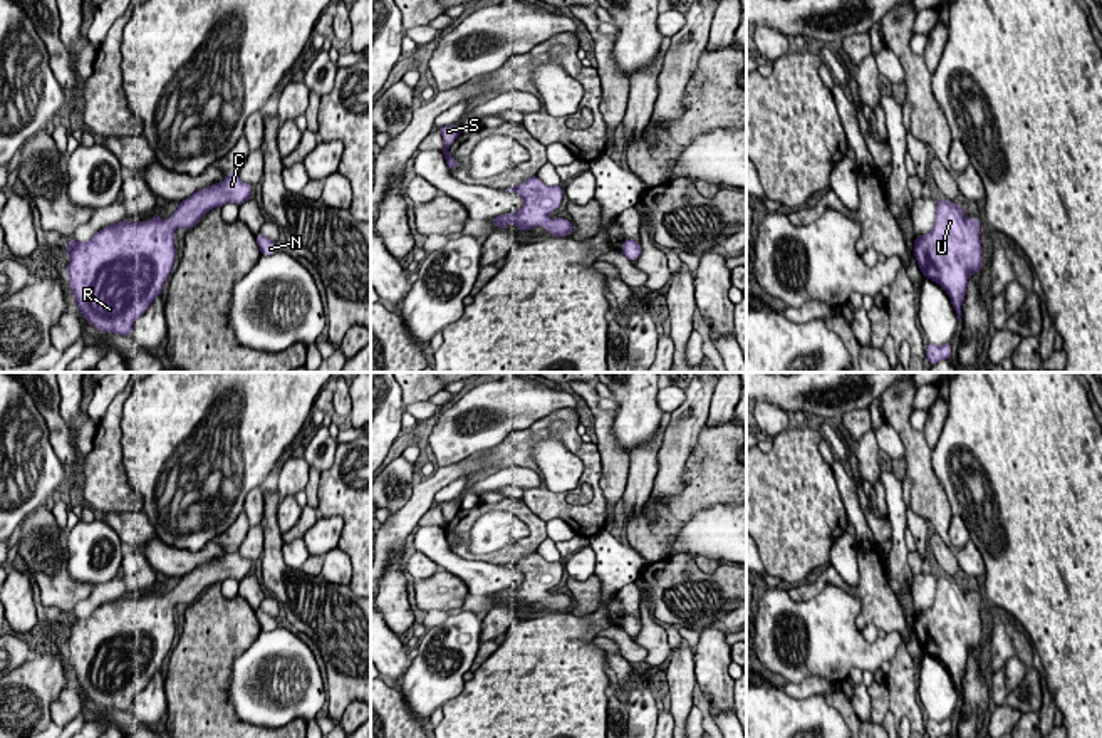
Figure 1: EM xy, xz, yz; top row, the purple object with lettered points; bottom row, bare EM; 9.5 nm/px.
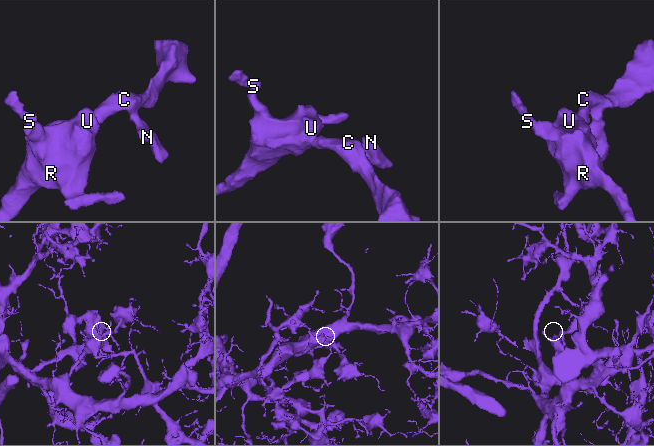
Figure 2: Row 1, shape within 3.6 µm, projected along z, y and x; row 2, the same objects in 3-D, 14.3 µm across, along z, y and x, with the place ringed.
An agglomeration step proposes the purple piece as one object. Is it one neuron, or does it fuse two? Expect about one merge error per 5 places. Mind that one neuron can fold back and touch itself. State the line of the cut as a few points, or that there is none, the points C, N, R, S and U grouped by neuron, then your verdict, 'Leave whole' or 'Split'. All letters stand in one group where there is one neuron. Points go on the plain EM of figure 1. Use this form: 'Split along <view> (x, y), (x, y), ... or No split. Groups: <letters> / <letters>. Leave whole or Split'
No split. Groups: C N R S U. Leave whole

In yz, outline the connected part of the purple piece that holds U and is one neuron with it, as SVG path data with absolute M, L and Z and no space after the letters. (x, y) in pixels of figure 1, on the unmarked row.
M936 577L936 597L929 609L914 614L914 632L923 652L939 659L951 674L961 701L968 654L981 647L980 594L968 595L959 580Z

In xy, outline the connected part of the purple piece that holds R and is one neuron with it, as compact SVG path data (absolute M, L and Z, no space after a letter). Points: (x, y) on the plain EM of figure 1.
M226 548L225 555L193 569L183 575L169 595L156 589L151 595L131 599L129 595L106 602L89 617L69 616L69 661L82 693L102 708L131 711L134 696L141 693L151 678L161 671L176 634L174 605L190 605L210 585L230 577L243 580L253 562L243 559L237 548Z

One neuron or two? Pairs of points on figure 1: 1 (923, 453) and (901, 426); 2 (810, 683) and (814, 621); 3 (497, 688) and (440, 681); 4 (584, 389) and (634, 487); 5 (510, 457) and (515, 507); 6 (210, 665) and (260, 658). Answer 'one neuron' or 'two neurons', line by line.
1: one neuron
2: two neurons
3: two neurons
4: two neurons
5: two neurons
6: two neurons

